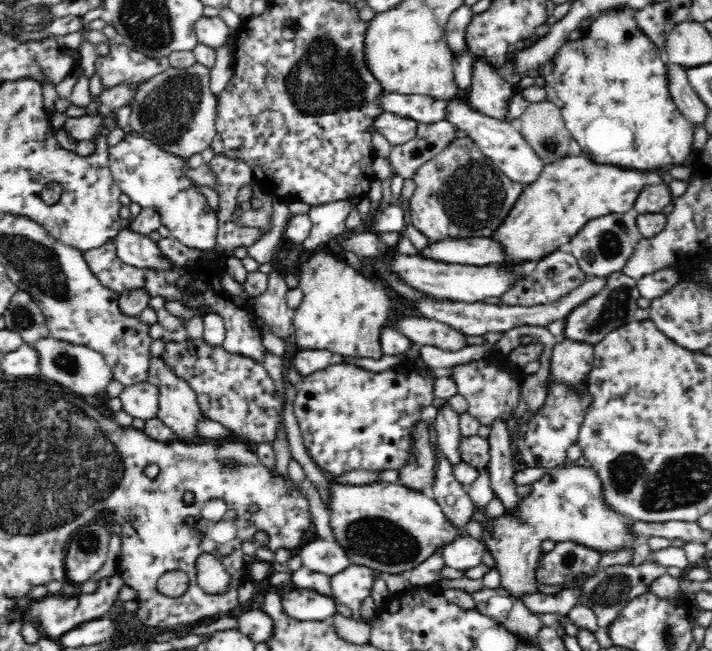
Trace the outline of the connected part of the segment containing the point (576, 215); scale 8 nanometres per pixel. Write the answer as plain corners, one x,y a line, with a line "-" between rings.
568,155
559,161
544,165
540,177
525,186
520,196
516,198
514,206
510,208
508,216
502,220
500,226
494,230
490,239
495,241
501,250
501,261
497,264
504,270
512,270
522,266
525,262
536,262
538,259
550,255
558,250
562,244
570,242
582,230
583,226
592,219
600,218
612,213
628,212
634,206
638,194
647,186
659,182
657,177
645,177
645,174
633,173
632,170
622,170
614,165
597,165
584,155

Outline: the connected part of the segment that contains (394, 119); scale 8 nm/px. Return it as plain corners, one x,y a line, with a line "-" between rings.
382,112
373,120
372,128
380,132
391,145
404,144
416,136
416,123
408,118
401,118
396,114

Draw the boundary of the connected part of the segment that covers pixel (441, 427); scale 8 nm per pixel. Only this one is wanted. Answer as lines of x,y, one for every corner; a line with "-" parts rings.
448,402
437,408
435,418
436,442
438,450
444,455
444,459
453,467
463,460
460,454
463,434
459,425
459,416

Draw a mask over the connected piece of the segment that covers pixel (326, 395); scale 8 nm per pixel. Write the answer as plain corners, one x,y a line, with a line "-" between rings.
336,362
322,368
322,370
316,370
312,374
305,376
302,379
300,388
296,390
296,398
294,398
294,414
298,420
300,433
303,438
303,443
309,456
313,462
323,470
323,472
329,476
340,476
345,472
353,470
369,470
372,472
382,472
385,470
400,470
406,461
410,461
413,453
412,443
415,441
415,430
418,429
420,419
420,410
424,406
430,406
434,400
434,378
430,376
420,376
420,370
418,368
410,368
408,374
404,376
402,372
394,372
394,368
387,369
386,372
372,372
356,366
356,364
346,364
346,362

